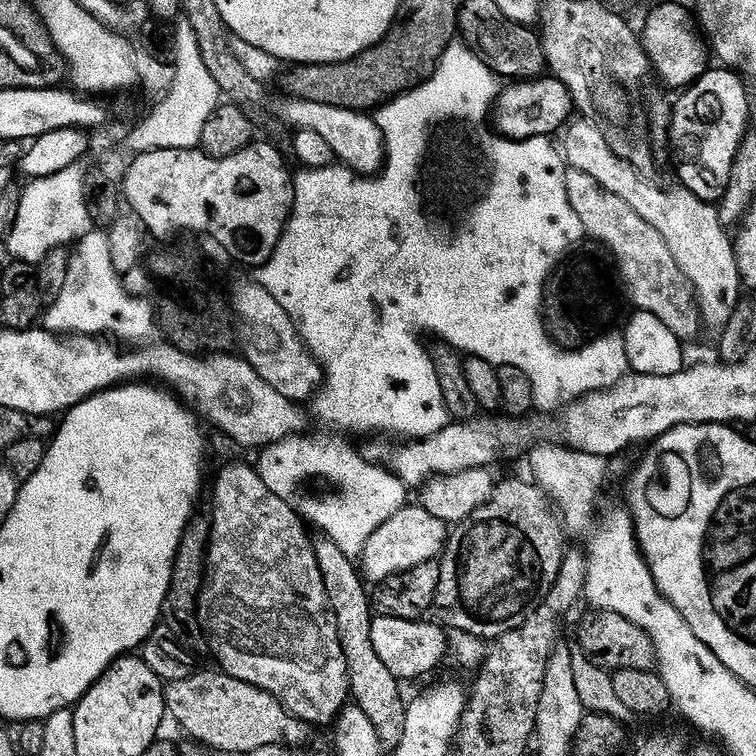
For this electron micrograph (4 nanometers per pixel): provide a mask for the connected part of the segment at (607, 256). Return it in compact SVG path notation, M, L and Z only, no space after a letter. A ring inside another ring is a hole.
M599 242L587 243L581 243L575 250L569 251L557 263L554 271L549 275L547 284L544 285L542 305L544 326L548 329L549 336L561 348L580 348L583 344L599 341L600 335L615 322L616 315L620 312L622 280L618 275L618 265L607 246Z

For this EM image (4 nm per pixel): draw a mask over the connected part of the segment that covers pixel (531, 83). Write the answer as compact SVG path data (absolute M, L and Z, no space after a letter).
M541 74L535 78L520 78L509 84L512 84L509 88L501 87L499 89L494 105L494 124L503 135L512 140L528 140L531 136L548 136L555 128L563 129L569 123L568 115L574 112L572 95L568 92L568 87L555 76Z

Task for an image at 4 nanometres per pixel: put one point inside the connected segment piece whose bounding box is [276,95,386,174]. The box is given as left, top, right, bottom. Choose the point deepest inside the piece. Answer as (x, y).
(356, 140)

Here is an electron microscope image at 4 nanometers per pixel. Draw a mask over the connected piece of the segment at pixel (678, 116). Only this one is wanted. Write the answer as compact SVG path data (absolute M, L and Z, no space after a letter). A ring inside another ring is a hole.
M714 66L709 67L707 71L701 73L701 75L697 77L695 81L693 81L679 93L681 96L678 97L677 100L675 97L674 103L672 104L672 119L668 122L668 142L670 145L671 155L673 157L676 155L676 172L678 175L680 175L679 183L683 185L683 187L687 188L688 191L694 193L699 200L707 200L709 202L719 202L719 200L723 197L723 192L726 190L727 183L730 180L731 164L734 162L739 144L742 142L744 134L749 128L750 113L750 106L748 106L748 92L742 85L736 84L740 80L739 74L741 73L727 66L715 67L716 68L714 68Z

